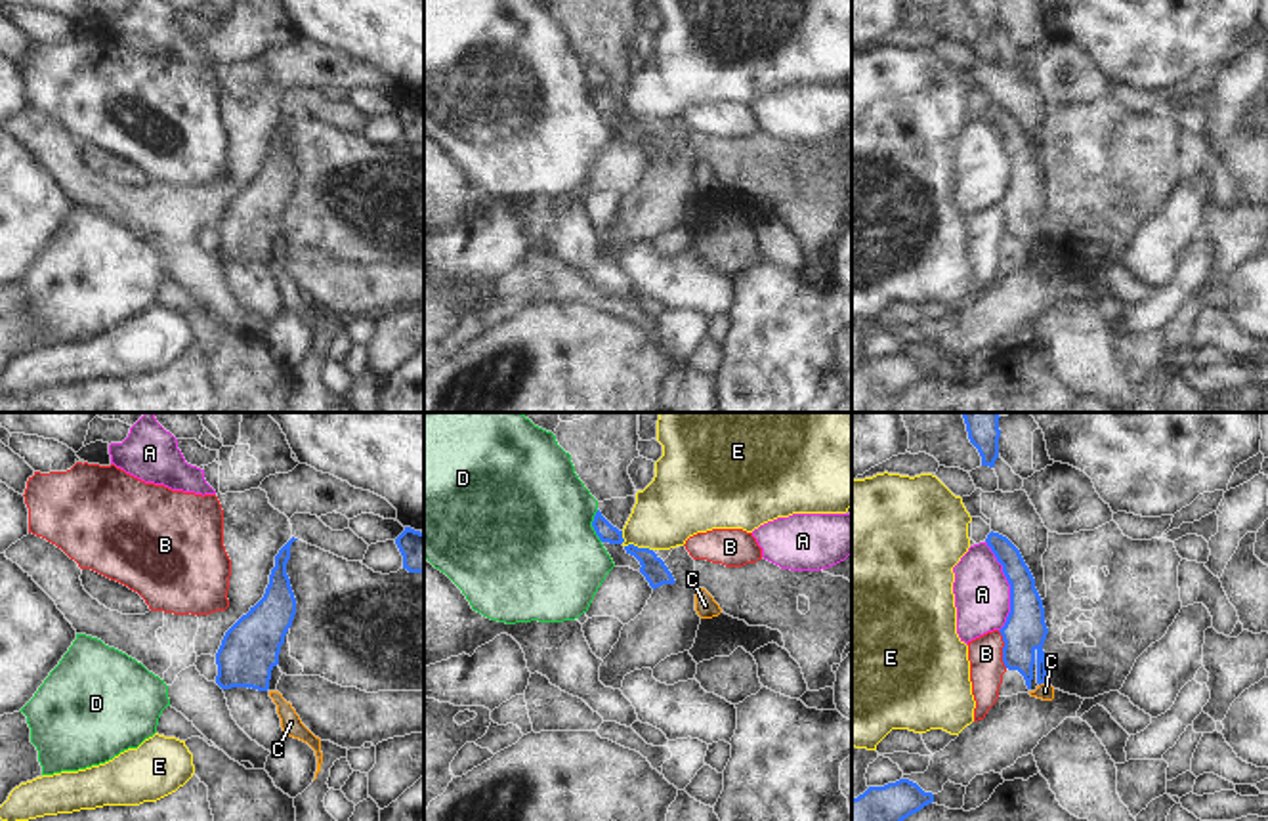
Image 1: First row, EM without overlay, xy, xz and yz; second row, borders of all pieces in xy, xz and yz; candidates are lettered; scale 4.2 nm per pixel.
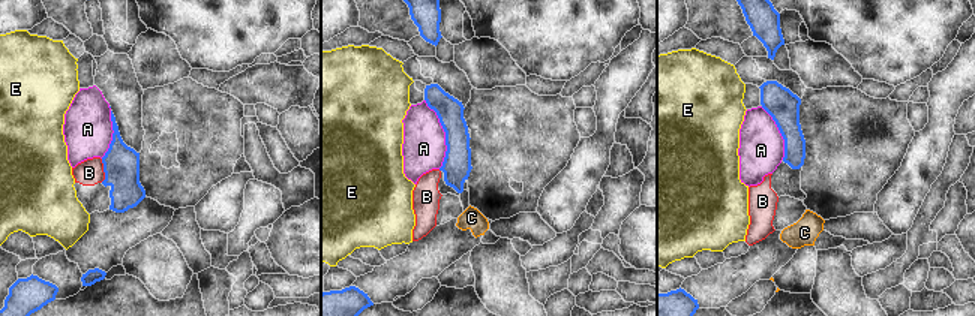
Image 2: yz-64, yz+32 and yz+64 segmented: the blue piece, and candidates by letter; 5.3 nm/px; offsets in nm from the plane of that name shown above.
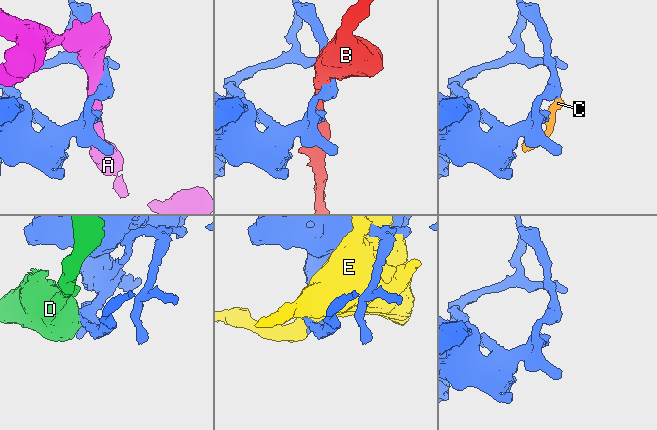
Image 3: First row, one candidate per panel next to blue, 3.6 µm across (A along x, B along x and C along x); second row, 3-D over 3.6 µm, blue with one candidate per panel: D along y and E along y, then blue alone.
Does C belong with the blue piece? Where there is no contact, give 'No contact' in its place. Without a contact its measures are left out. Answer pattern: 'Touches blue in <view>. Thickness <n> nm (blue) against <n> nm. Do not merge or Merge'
Touches blue in yz. Thickness 180 nm (blue) against 70 nm. Do not merge.

